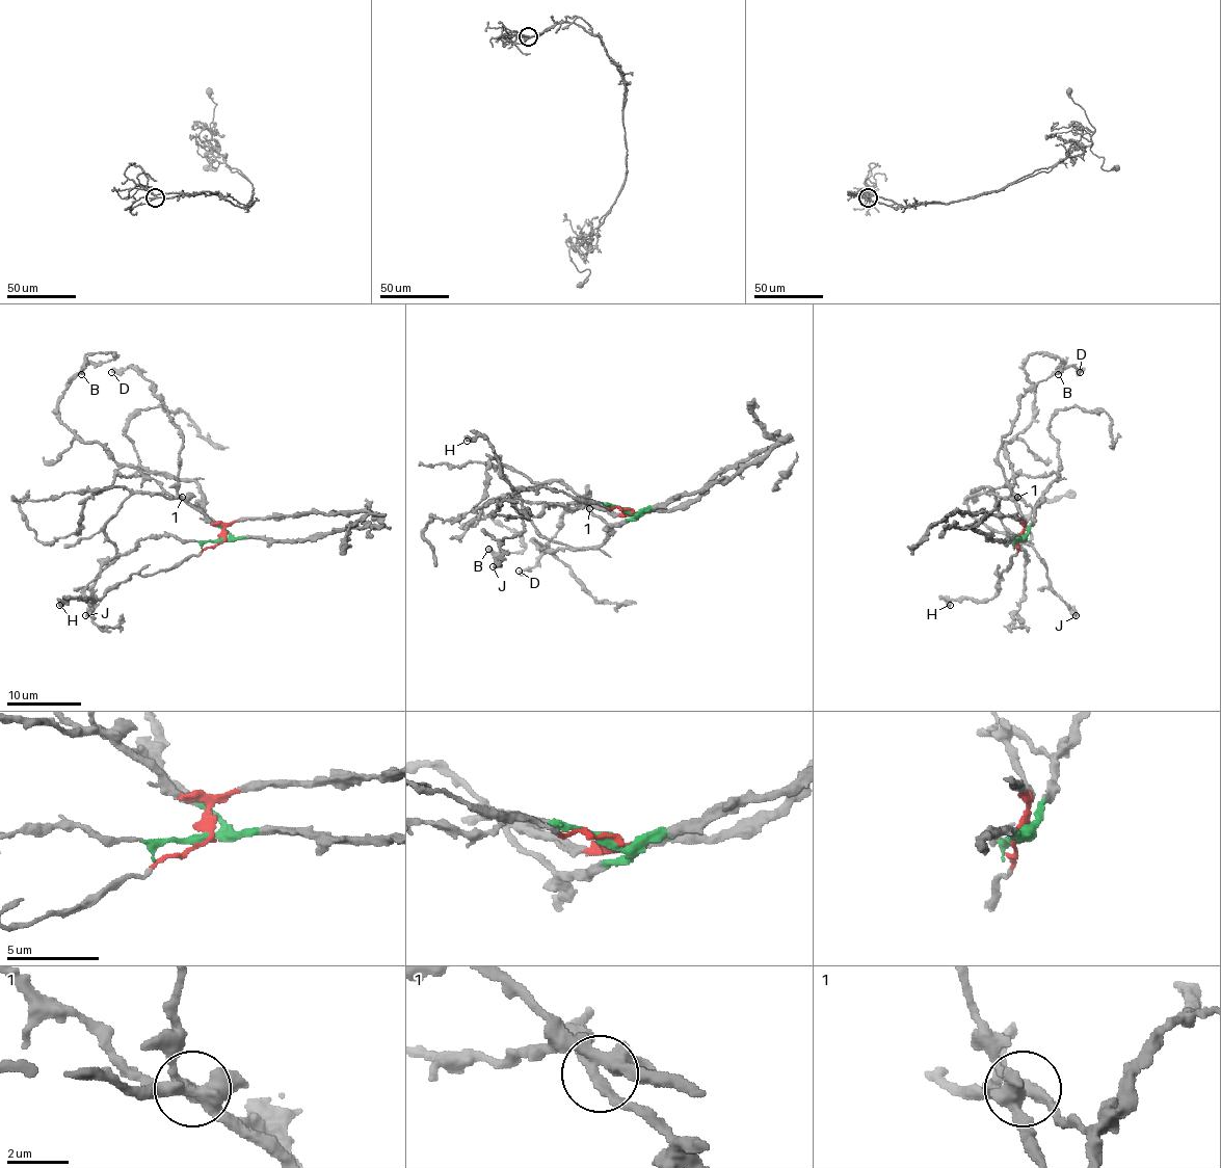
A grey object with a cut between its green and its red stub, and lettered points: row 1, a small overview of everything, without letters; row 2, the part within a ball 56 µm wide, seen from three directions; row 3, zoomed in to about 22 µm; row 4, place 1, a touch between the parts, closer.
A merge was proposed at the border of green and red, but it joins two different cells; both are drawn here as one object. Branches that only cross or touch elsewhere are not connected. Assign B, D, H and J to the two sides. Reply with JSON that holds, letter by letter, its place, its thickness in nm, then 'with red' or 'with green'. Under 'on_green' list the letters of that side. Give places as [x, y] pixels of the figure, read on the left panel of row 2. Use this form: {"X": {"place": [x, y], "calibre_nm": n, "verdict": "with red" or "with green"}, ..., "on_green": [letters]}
{"B": {"place": [81, 374], "calibre_nm": 440, "verdict": "with red"}, "D": {"place": [111, 372], "calibre_nm": 440, "verdict": "with green"}, "H": {"place": [59, 605], "calibre_nm": 600, "verdict": "with red"}, "J": {"place": [85, 615], "calibre_nm": 360, "verdict": "with red"}, "on_green": ["D"]}

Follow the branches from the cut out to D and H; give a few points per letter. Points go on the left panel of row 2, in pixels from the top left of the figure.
D: (220, 539), (229, 536), (227, 532), (178, 494), (182, 438), (150, 381), (131, 367), (111, 372)
H: (222, 539), (154, 574), (131, 574), (98, 600), (67, 598), (59, 605)

